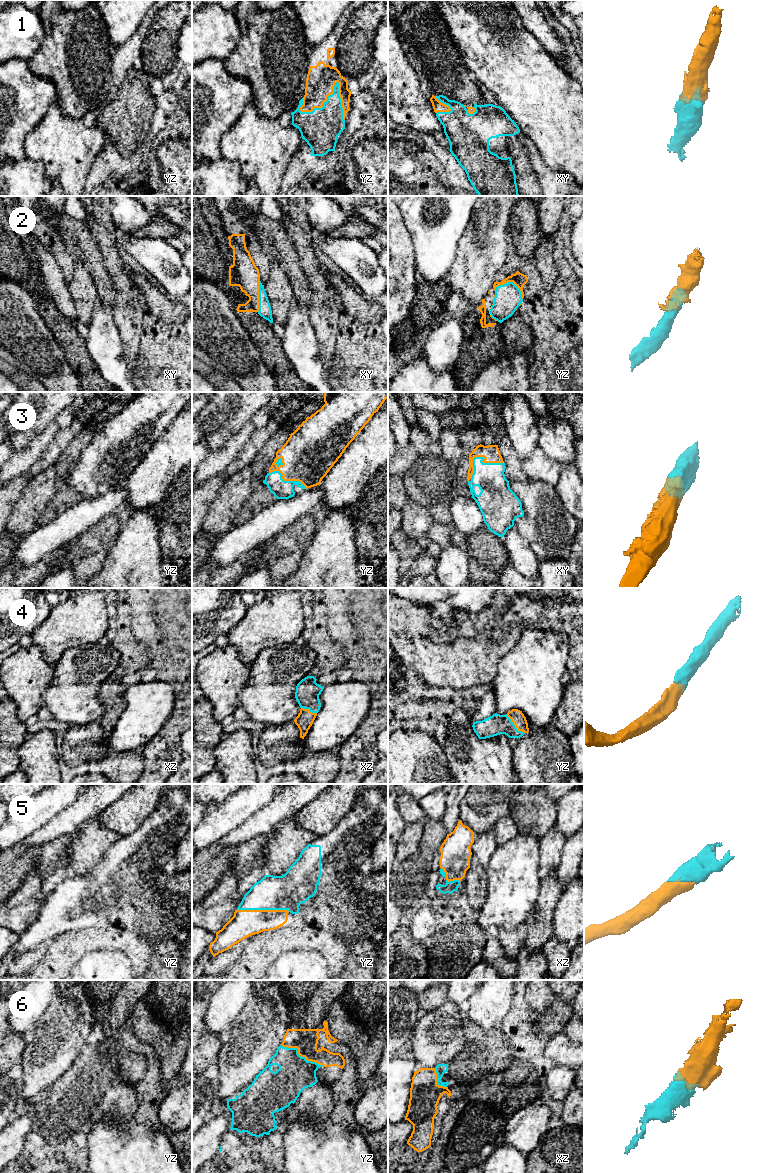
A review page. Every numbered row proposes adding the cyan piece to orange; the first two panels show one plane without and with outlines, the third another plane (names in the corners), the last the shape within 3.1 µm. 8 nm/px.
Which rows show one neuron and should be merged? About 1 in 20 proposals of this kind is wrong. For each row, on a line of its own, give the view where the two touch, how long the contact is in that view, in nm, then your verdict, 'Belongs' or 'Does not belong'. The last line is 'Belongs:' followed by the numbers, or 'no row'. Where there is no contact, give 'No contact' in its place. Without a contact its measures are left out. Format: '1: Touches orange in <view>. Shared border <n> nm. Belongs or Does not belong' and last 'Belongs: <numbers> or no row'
1: Touches orange in yz. Shared border 400 nm. Belongs
2: Touches orange in yz. Shared border 240 nm. Belongs
3: Touches orange in xy. Shared border 300 nm. Belongs
4: Touches orange in yz. Shared border 220 nm. Belongs
5: Touches orange in yz. Shared border 420 nm. Belongs
6: Touches orange in yz. Shared border 380 nm. Belongs
Belongs: 1, 2, 3, 4, 5, 6

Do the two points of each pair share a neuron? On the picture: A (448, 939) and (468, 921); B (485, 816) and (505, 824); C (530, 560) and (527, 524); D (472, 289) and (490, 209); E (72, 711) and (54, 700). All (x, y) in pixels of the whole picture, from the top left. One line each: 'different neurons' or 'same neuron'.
A: same neuron
B: different neurons
C: different neurons
D: same neuron
E: same neuron

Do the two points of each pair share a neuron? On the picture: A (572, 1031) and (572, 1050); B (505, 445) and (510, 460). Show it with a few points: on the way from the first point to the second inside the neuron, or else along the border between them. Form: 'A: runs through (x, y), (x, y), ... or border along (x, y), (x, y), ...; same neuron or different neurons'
A: border along (563, 1031), (573, 1042); different neurons
B: runs through (506, 449), (510, 456); same neuron

